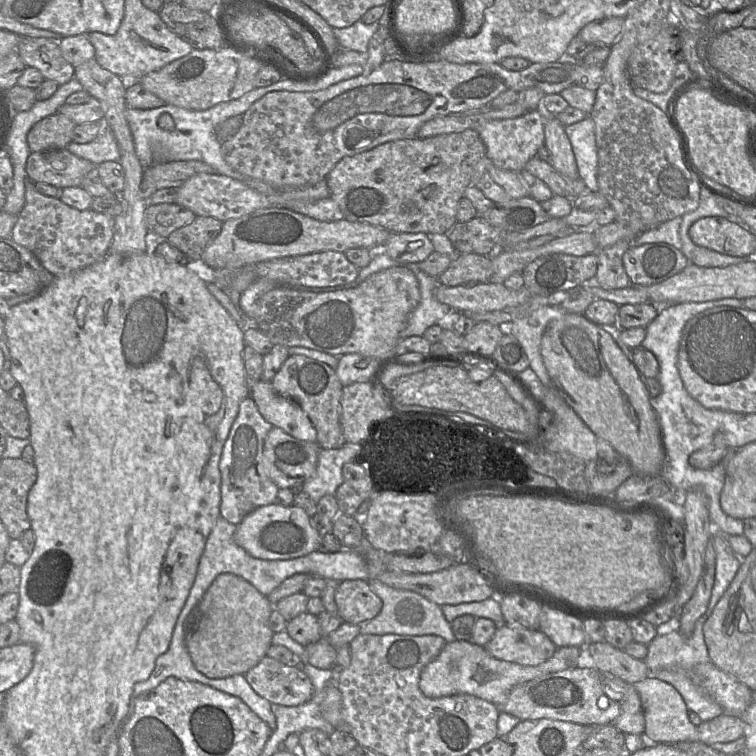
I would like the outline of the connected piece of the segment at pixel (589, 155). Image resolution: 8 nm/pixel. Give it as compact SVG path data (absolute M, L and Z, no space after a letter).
M590 115L574 124L565 126L577 163L580 178L587 191L599 192L597 181L598 152L595 123Z

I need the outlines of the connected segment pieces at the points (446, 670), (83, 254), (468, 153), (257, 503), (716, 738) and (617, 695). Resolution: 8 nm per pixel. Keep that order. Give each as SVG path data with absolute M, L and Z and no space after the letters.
M456 639L446 643L439 655L420 674L419 689L428 698L436 699L457 694L469 694L496 706L505 703L516 686L541 675L579 667L584 661L584 648L559 647L547 661L536 666L524 666L493 657L484 647Z
M33 181L26 182L25 204L17 217L12 239L35 255L47 276L79 271L110 252L114 236L113 217L93 209L78 210L61 199L43 195L35 189Z
M475 129L426 138L392 140L342 158L329 172L326 182L330 197L348 221L380 226L390 233L446 234L457 222L458 204L464 197L465 189L472 184L473 167L486 156L485 153L485 145Z
M250 396L241 401L219 461L220 516L236 526L254 509L274 503L277 496L279 488L267 476L263 464L264 442L272 427L273 425L263 418Z
M720 715L697 727L698 741L712 746L728 743L744 736L745 723L740 717Z
M603 674L603 688L606 696L620 706L620 715L612 724L624 734L643 735L644 713L634 686L611 674Z

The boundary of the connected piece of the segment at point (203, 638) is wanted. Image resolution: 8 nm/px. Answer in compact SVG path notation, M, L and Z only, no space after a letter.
M229 573L218 575L185 620L185 645L196 670L212 679L245 675L273 645L269 622L273 609L268 597L243 578Z

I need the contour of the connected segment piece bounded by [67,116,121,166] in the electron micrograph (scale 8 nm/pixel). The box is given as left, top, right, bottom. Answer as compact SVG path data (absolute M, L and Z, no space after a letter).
M105 120L100 121L100 129L97 137L88 143L70 142L67 149L74 155L89 160L98 166L105 161L120 162L121 155L115 136Z

